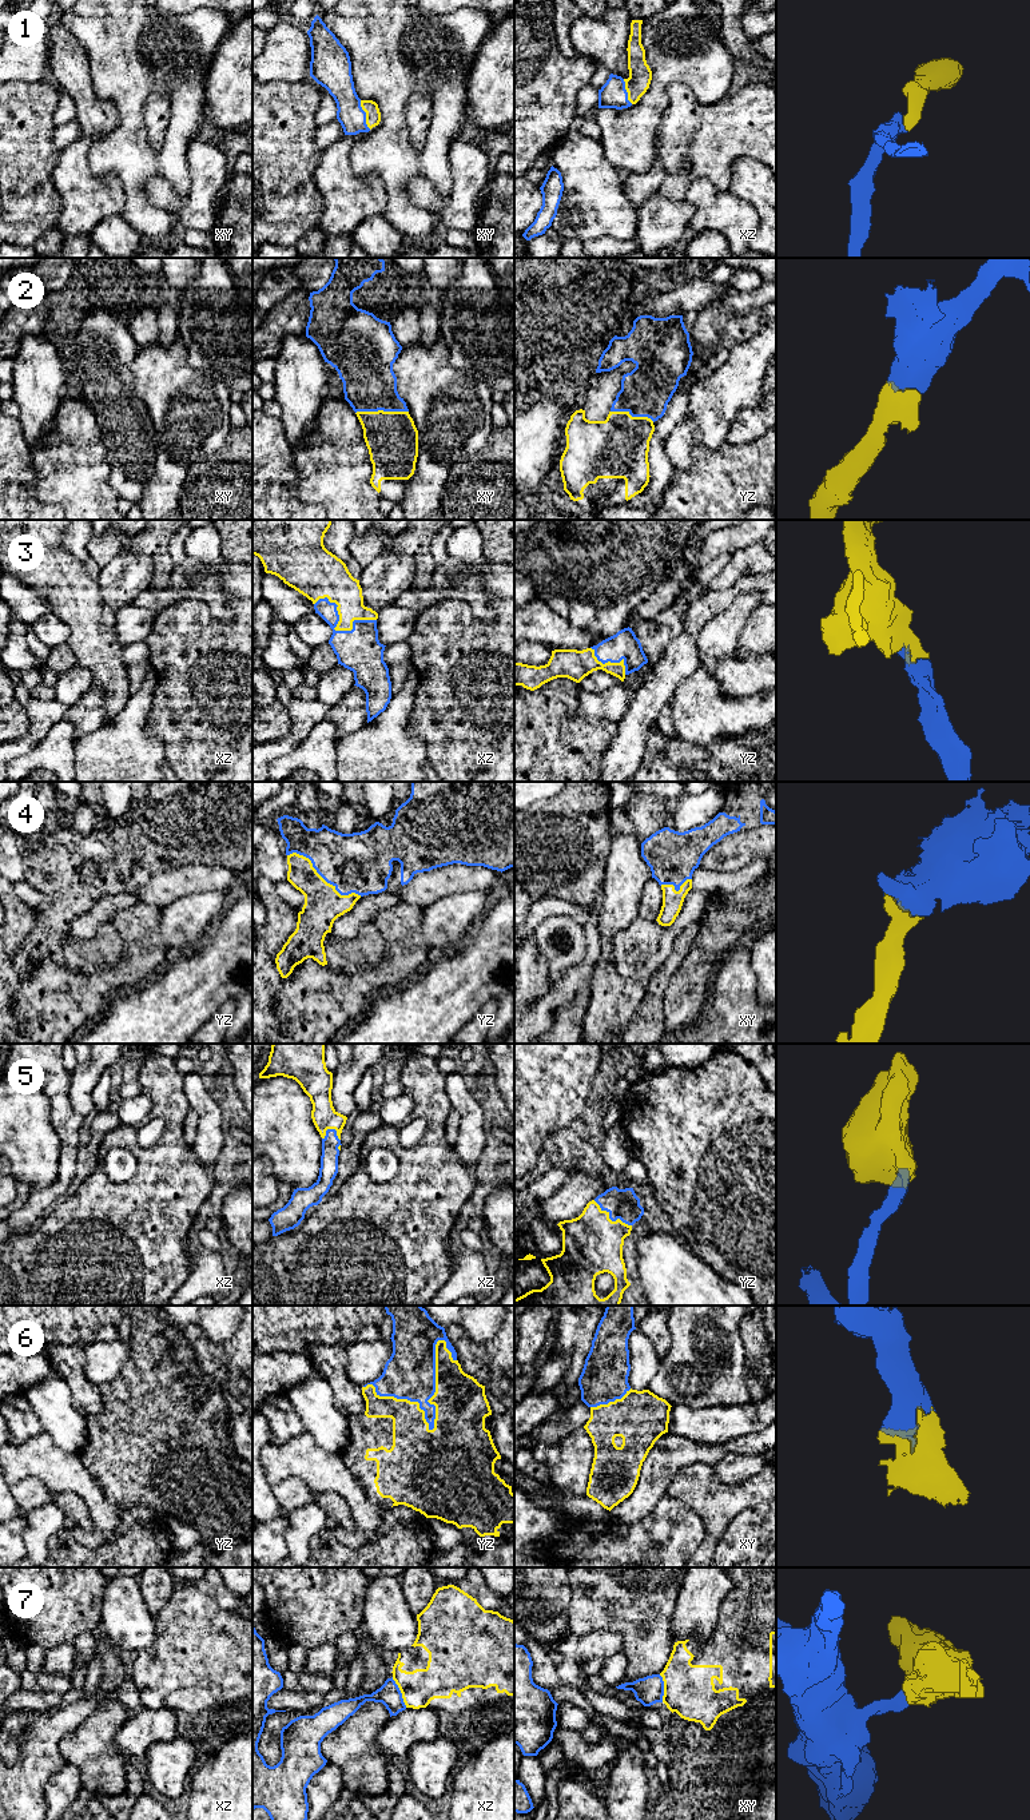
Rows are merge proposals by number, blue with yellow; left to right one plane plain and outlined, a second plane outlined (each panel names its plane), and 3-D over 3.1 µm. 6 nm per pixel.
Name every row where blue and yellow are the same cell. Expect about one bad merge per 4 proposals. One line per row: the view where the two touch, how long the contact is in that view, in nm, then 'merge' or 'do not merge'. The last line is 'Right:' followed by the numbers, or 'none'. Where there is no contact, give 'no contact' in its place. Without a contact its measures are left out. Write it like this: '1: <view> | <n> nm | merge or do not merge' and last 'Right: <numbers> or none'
1: xy | 190 nm | merge
2: xy | 320 nm | merge
3: xz | 400 nm | merge
4: yz | 500 nm | merge
5: yz | 280 nm | merge
6: yz | 600 nm | merge
7: xz | 200 nm | do not merge
Right: 1, 2, 3, 4, 5, 6

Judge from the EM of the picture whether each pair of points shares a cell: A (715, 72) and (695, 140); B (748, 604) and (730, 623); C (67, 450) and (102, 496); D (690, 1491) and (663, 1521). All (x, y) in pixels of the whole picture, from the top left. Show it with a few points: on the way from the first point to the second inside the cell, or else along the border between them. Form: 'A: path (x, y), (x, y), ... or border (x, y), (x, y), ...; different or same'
A: border (683, 83), (702, 103), (715, 103), (727, 95); different
B: path (744, 608), (734, 619); same
C: path (72, 461), (72, 467), (91, 485); same
D: border (665, 1494), (685, 1502), (703, 1524); different

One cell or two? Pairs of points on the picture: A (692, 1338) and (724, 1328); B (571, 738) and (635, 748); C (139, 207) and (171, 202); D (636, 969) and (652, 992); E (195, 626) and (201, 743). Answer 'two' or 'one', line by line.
A: one
B: two
C: two
D: two
E: one

